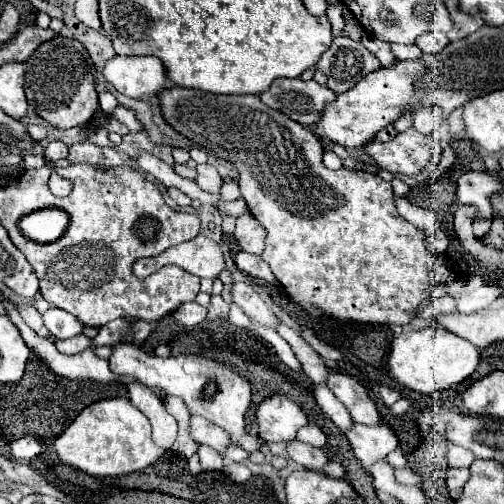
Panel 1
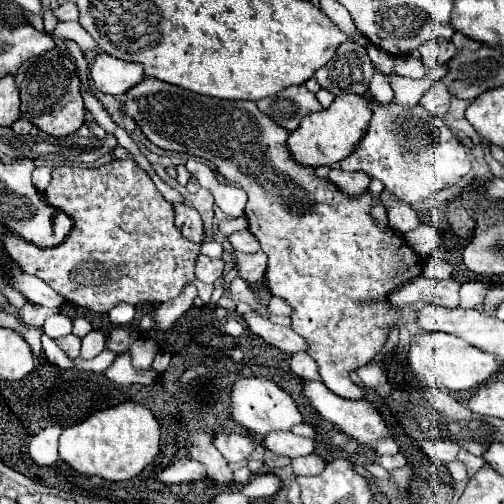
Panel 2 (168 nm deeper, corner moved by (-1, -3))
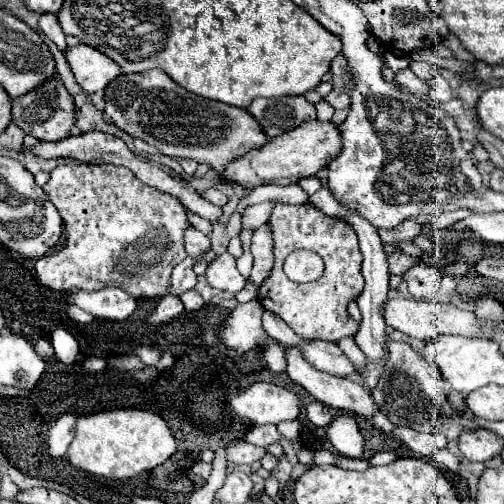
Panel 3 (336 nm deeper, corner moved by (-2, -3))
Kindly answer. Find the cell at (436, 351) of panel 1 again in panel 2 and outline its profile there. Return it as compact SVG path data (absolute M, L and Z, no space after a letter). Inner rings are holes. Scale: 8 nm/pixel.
M447 333L415 335L411 339L409 365L411 365L411 371L423 383L435 385L435 387L441 387L441 389L449 389L449 391L473 389L473 387L485 383L487 379L491 379L491 375L499 371L499 363L491 353L479 351L477 347L463 343L463 339L447 335Z

